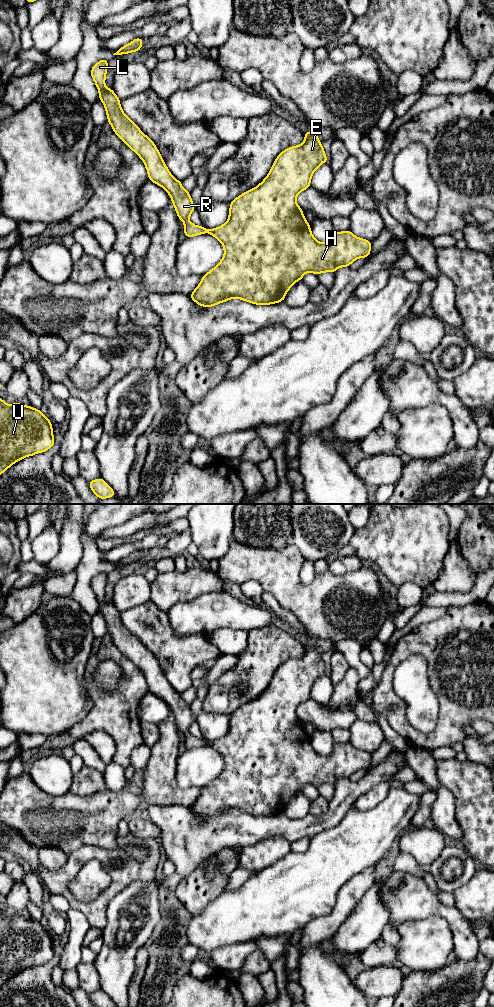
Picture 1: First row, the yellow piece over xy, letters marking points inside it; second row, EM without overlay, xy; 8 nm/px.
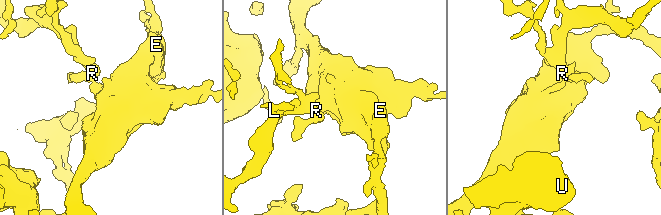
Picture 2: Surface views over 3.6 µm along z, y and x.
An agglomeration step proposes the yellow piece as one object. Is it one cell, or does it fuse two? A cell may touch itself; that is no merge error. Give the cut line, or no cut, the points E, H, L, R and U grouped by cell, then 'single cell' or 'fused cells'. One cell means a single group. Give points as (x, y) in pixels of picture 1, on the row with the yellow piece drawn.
no cut; E H L R U; single cell

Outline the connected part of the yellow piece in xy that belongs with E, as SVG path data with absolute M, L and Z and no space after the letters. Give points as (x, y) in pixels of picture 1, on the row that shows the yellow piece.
M102 59L92 67L91 76L115 134L143 160L149 180L168 192L178 218L185 222L185 237L208 233L223 245L225 254L222 260L202 276L200 284L190 294L198 305L211 307L231 298L257 305L278 303L284 301L291 286L302 280L306 272L316 275L334 273L338 267L349 267L356 259L369 256L371 241L356 237L350 230L334 232L330 243L317 241L296 202L297 195L311 187L314 171L328 161L317 134L313 132L304 132L305 140L301 145L281 152L267 177L257 187L242 193L230 203L229 218L225 224L208 230L191 223L188 219L195 207L190 193L182 187L181 181L172 176L153 141L124 114L120 99L113 90L105 88L107 67L108 60Z

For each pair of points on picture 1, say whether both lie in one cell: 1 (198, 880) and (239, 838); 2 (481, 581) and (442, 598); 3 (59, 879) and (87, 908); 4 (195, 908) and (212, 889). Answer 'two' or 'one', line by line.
1: two
2: one
3: one
4: one

